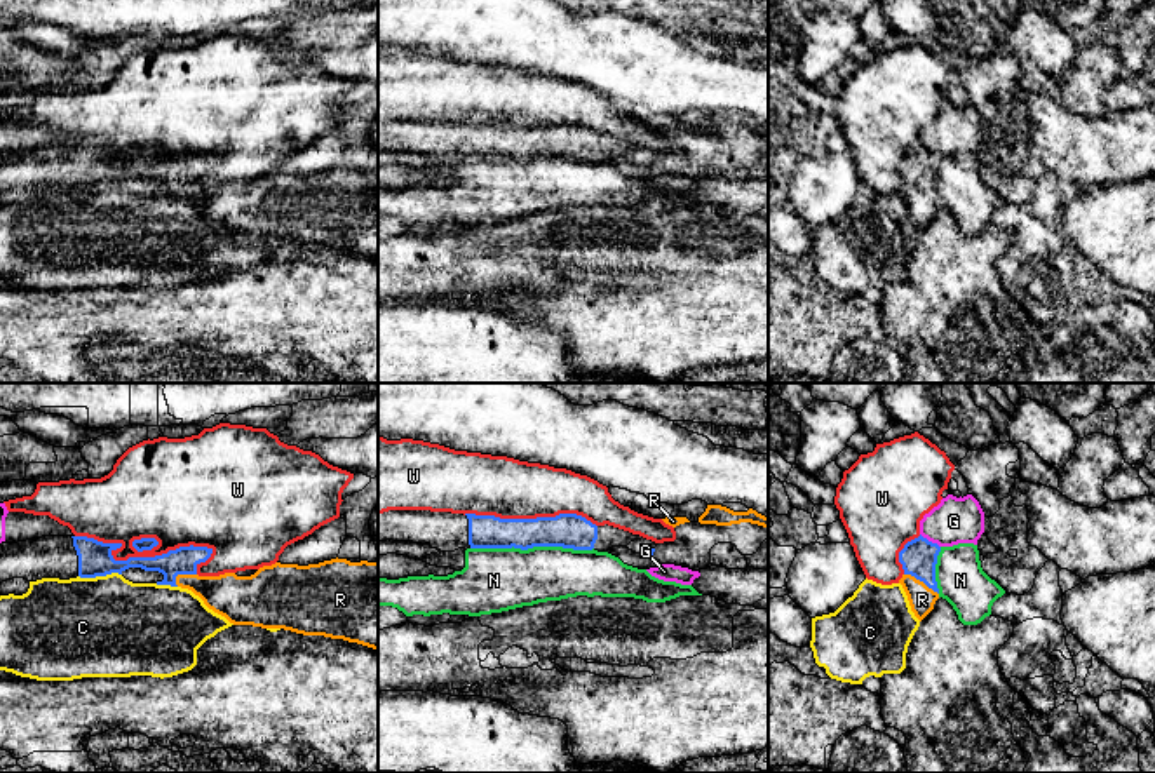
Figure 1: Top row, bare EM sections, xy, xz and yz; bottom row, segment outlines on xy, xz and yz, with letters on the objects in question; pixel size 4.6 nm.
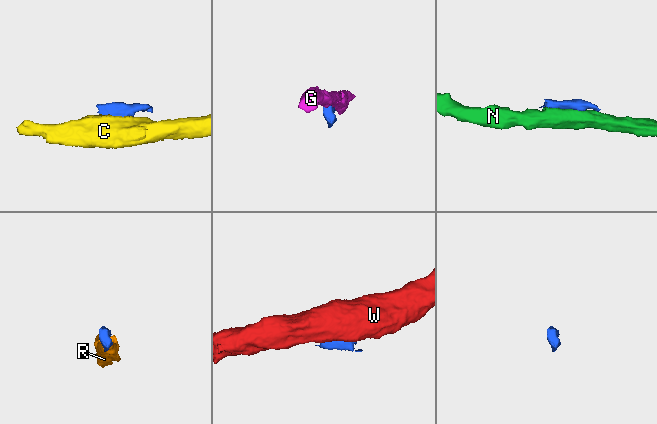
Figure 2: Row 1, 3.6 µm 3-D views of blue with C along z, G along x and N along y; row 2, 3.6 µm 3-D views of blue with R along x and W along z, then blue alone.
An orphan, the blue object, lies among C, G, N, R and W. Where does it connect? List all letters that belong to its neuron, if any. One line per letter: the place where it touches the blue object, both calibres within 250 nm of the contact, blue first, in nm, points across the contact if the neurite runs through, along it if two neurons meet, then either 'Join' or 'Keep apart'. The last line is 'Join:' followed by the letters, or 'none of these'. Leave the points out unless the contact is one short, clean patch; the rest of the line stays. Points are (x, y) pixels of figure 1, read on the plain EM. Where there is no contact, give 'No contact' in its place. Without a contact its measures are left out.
C: Touches blue at xy (100, 185). Thickness 160 nm (blue) against 460 nm. Keep apart
G: Touches blue at yz (931, 152). Thickness 170 nm (blue) against 220 nm. Keep apart
N: Touches blue at xz (532, 157). Thickness 160 nm (blue) against 300 nm. Keep apart
R: Touches blue at yz (922, 190). Thickness 170 nm (blue) against 120 nm. Path across: yz (918, 168), (922, 190), (922, 209). Join
W: Touches blue at xy (135, 168). Thickness 160 nm (blue) against 340 nm. Keep apart
Join: R

